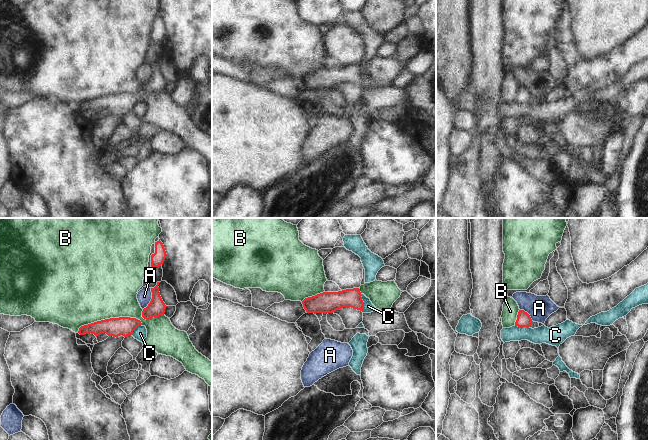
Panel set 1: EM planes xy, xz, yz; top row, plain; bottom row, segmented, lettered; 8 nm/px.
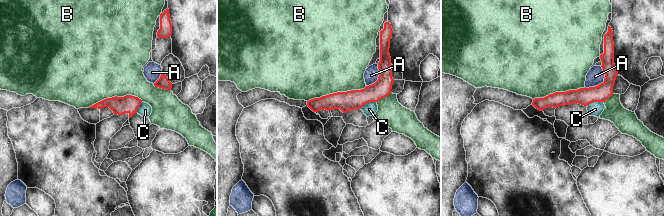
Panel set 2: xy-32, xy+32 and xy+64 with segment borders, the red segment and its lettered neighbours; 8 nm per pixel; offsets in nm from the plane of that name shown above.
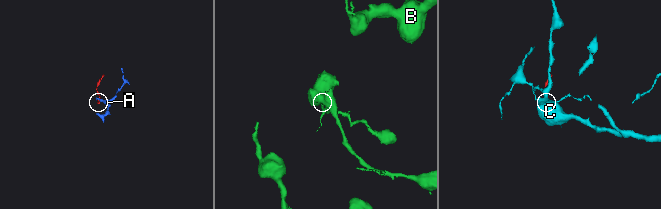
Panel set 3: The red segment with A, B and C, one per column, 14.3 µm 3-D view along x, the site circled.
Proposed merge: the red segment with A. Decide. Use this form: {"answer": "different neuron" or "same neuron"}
{"answer": "different neuron"}

